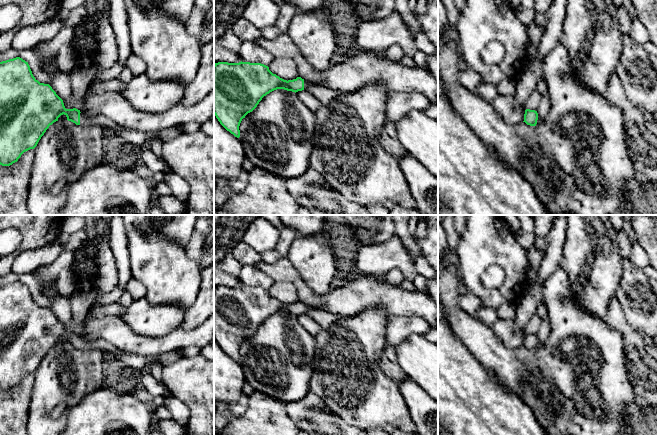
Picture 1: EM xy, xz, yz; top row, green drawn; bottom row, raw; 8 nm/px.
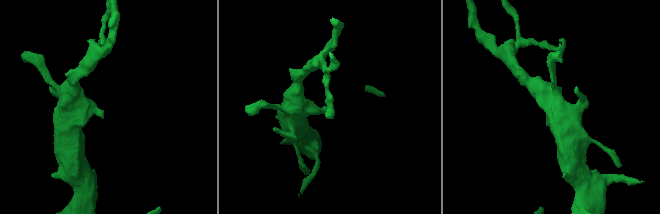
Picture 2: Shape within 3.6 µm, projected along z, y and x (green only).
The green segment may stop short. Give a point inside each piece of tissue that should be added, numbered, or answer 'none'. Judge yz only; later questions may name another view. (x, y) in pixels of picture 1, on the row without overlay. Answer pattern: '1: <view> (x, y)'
none

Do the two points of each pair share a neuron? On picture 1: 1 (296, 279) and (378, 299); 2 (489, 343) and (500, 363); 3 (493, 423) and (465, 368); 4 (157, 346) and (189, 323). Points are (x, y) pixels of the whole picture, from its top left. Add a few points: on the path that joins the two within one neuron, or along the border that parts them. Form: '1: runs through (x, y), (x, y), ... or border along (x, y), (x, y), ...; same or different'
1: runs through (315, 300), (357, 299); same
2: runs through (489, 348), (489, 351), (496, 358); same
3: runs through (479, 409), (465, 395), (465, 382); same
4: border along (203, 322), (191, 329), (183, 329), (179, 326); different

